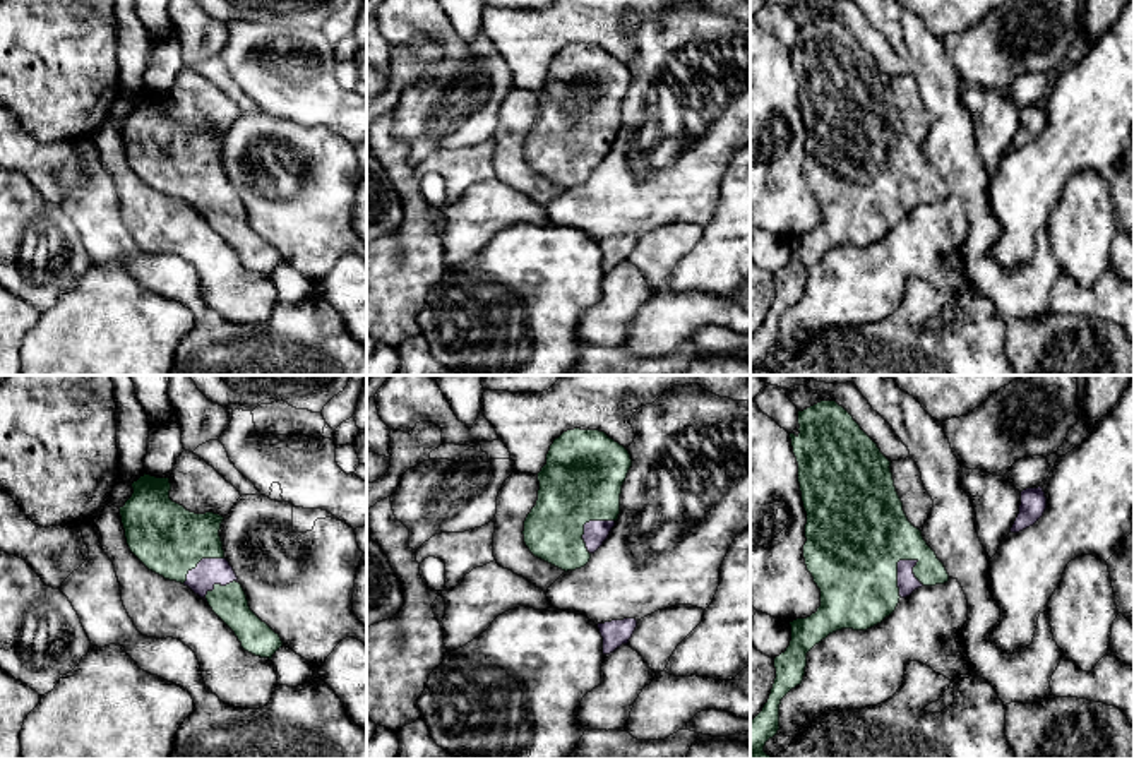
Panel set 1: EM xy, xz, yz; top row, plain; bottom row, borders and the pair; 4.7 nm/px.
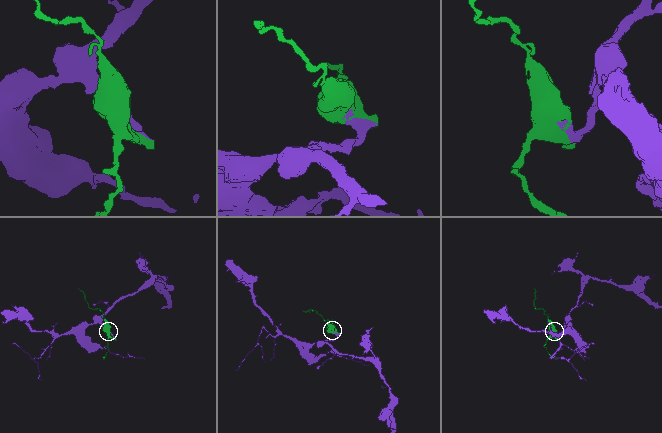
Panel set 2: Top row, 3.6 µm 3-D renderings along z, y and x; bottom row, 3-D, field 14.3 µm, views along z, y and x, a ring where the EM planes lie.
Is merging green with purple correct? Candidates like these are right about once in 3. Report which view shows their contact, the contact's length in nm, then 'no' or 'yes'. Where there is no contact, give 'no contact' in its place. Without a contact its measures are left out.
contact in yz; length 200 nm; yes

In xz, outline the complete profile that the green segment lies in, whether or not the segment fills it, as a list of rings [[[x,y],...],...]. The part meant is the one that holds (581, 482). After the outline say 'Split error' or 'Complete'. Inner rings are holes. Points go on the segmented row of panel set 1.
[[[574,428],[555,439],[538,473],[536,505],[524,521],[529,552],[565,572],[584,567],[618,519],[622,485],[630,466],[629,451],[605,432]]]. Split error

